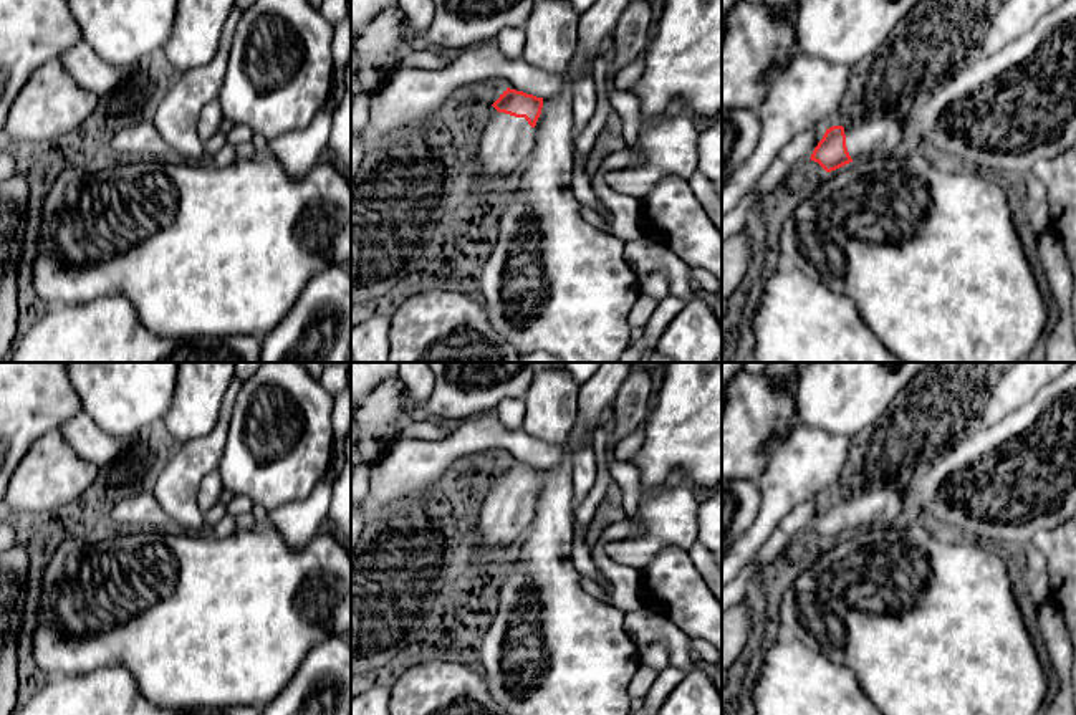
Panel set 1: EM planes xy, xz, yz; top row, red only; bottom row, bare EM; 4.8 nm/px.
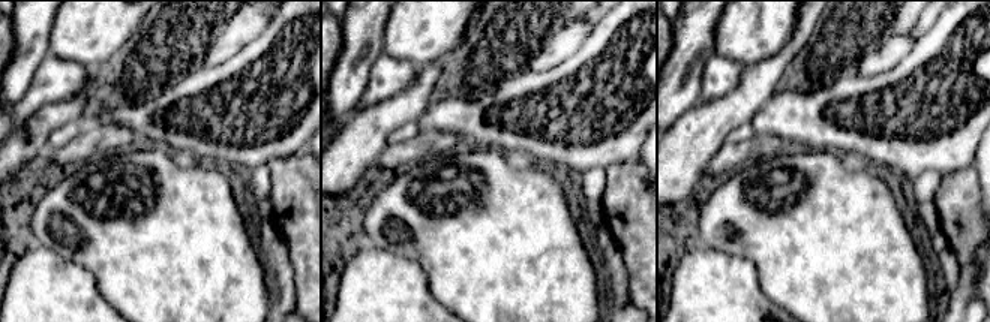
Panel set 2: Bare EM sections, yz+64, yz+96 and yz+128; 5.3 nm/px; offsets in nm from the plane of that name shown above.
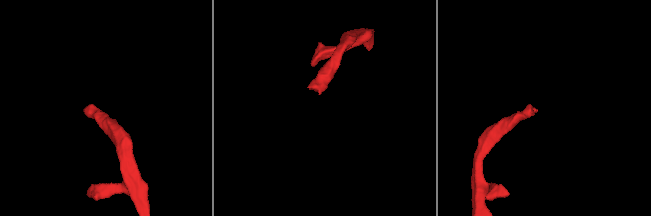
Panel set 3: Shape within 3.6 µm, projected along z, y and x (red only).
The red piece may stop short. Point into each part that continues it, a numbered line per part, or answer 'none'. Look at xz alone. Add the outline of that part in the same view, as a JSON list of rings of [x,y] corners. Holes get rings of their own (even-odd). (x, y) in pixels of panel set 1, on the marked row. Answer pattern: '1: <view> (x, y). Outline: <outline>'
1: xz (505, 141). Outline: [[[490,106],[477,126],[472,190],[477,194],[502,190],[512,182],[535,147],[536,127],[531,127],[525,118],[498,113]]]

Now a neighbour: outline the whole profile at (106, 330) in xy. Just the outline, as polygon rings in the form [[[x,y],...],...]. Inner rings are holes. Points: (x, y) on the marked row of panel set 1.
[[[103,296],[81,305],[53,305],[31,329],[17,339],[8,362],[260,362],[262,339],[242,336],[192,336],[174,339],[151,333],[137,321],[134,306],[121,296]]]

